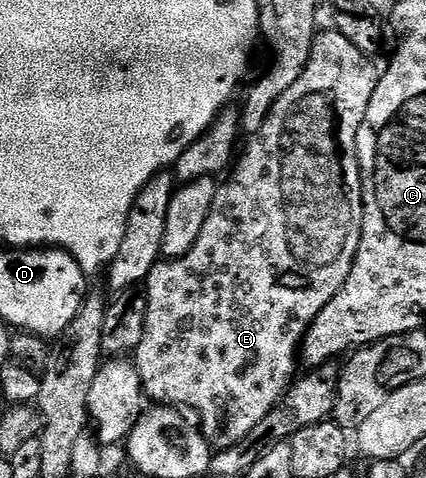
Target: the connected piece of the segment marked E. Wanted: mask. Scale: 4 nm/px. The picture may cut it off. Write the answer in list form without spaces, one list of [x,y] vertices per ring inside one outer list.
[[[335,28],[325,31],[324,34],[323,32],[324,30],[316,33],[311,45],[311,59],[305,72],[301,72],[293,88],[289,88],[289,92],[285,92],[285,96],[281,96],[277,104],[273,104],[265,124],[261,124],[258,132],[246,139],[247,147],[244,150],[242,147],[233,169],[226,175],[227,183],[224,181],[220,185],[213,200],[213,208],[209,212],[209,220],[205,220],[205,228],[201,228],[201,236],[197,236],[197,244],[193,244],[193,248],[189,248],[185,256],[156,262],[145,283],[145,336],[133,355],[135,367],[143,381],[143,393],[155,404],[176,408],[188,406],[189,409],[195,410],[201,433],[216,451],[228,450],[245,440],[245,436],[249,436],[249,432],[253,432],[253,428],[257,428],[257,424],[261,424],[261,420],[265,420],[265,416],[269,416],[269,412],[273,412],[275,405],[287,395],[293,385],[293,377],[291,378],[290,372],[287,371],[287,362],[293,361],[294,358],[296,361],[301,350],[303,333],[311,327],[311,321],[319,315],[321,308],[325,308],[325,304],[329,304],[329,300],[337,296],[341,284],[345,284],[361,244],[363,181],[359,175],[355,141],[365,112],[369,108],[369,100],[379,83],[381,70],[380,67],[375,67],[375,62],[369,55],[362,54],[351,43],[354,41],[348,35]]]

